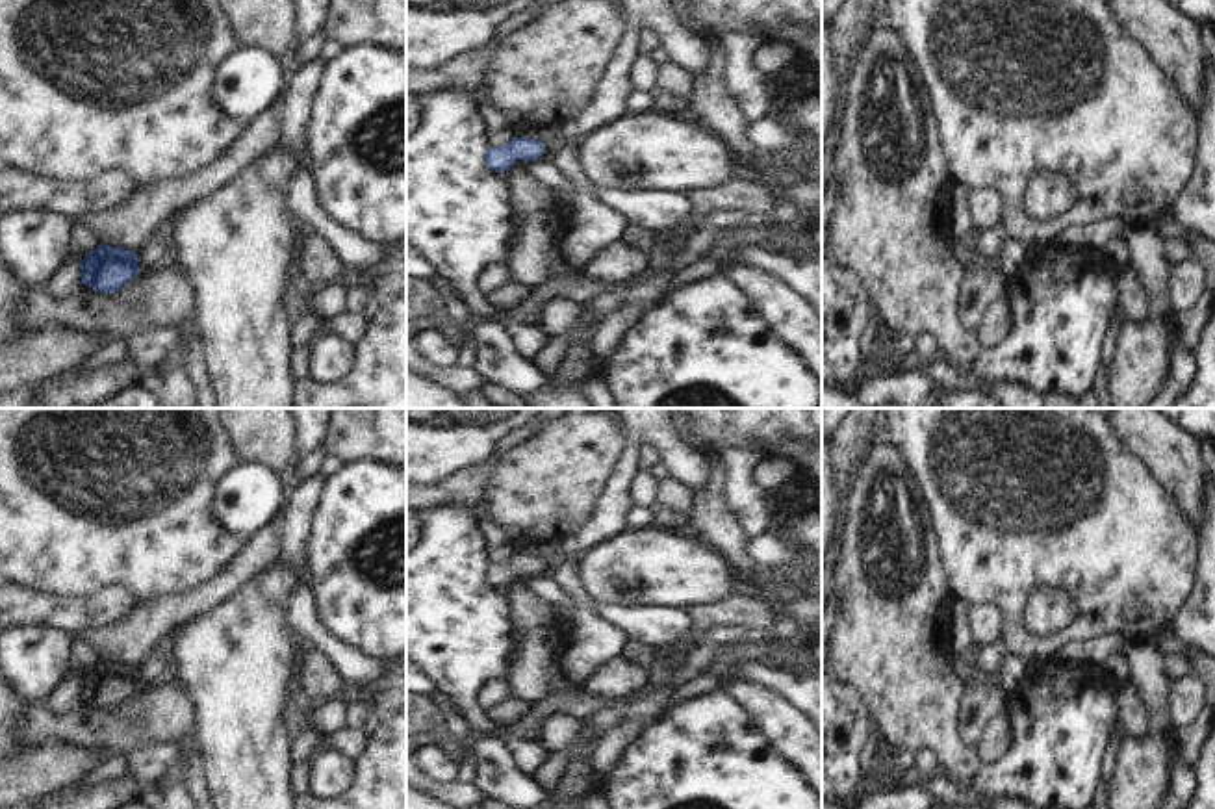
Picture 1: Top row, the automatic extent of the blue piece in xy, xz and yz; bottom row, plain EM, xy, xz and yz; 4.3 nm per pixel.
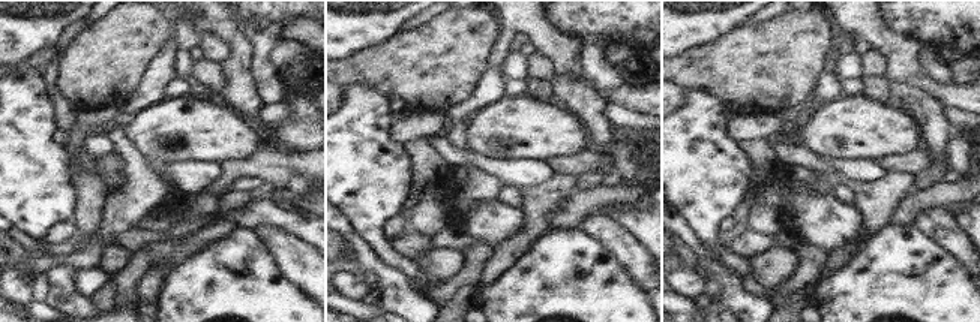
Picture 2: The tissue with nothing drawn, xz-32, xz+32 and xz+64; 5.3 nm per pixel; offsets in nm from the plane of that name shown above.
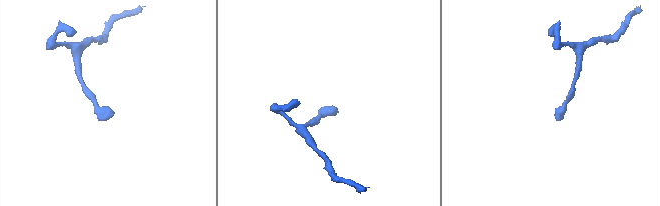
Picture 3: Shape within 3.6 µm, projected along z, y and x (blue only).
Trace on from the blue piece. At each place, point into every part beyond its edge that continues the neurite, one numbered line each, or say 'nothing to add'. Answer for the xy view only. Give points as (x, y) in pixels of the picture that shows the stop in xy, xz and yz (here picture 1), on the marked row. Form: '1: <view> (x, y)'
nothing to add.

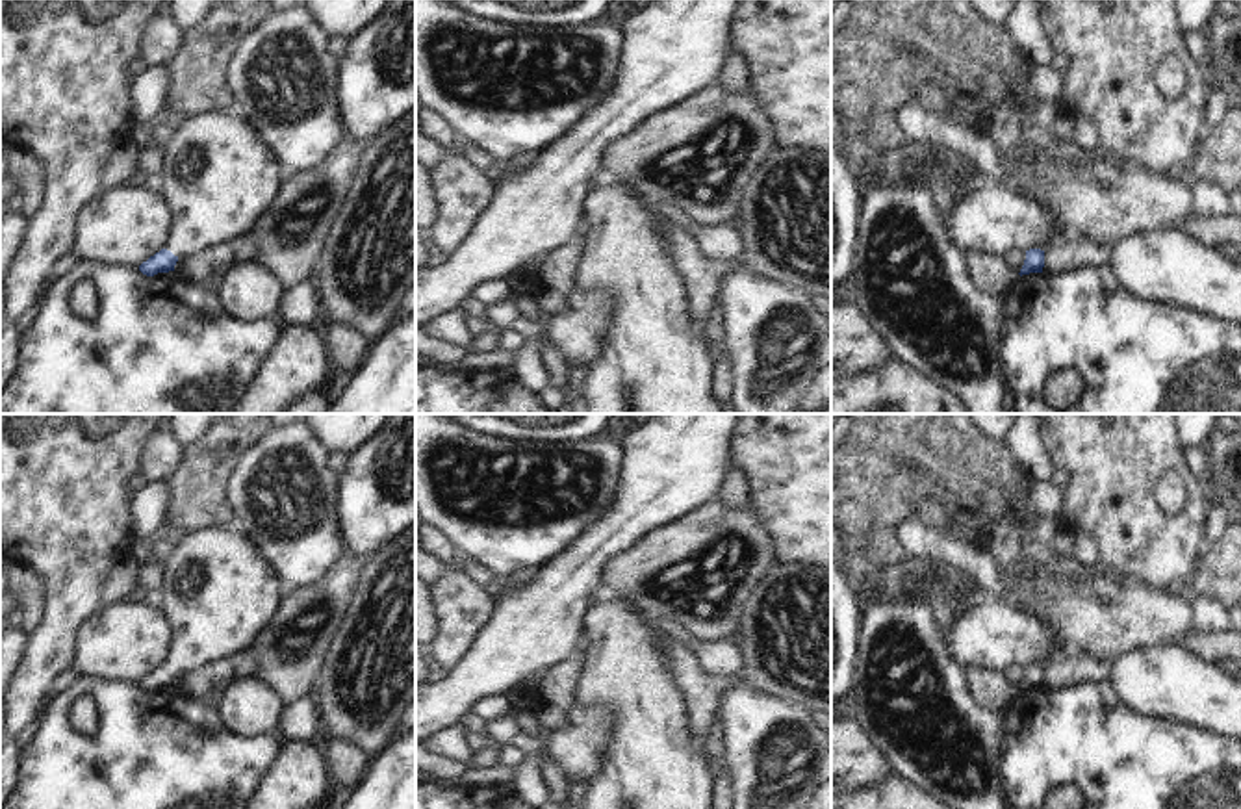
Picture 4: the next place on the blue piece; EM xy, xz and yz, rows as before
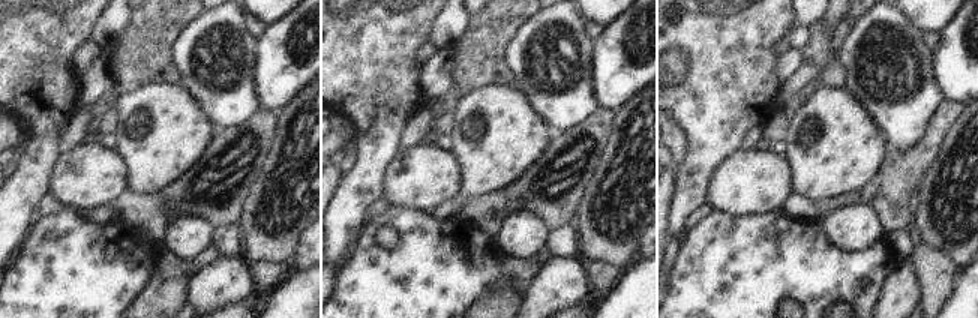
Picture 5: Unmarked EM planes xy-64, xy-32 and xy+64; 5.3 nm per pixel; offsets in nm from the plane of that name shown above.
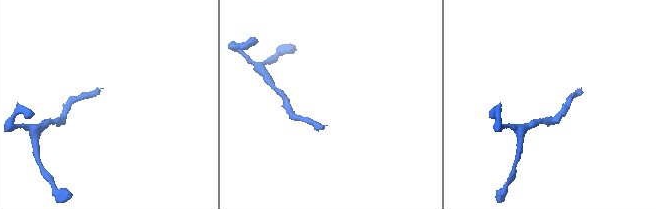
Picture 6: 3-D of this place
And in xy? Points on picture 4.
1: xy (217, 177).

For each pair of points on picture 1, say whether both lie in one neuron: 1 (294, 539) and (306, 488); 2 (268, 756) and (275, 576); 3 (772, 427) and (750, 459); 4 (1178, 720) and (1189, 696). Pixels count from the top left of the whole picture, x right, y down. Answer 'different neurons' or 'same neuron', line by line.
1: same neuron
2: same neuron
3: different neurons
4: same neuron

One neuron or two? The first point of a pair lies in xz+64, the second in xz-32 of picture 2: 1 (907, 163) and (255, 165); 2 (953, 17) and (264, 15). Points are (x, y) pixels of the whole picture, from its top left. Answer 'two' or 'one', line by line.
1: one
2: one

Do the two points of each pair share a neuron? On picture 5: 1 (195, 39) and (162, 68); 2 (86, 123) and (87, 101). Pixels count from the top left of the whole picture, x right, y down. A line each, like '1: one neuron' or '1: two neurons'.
1: two neurons
2: two neurons

